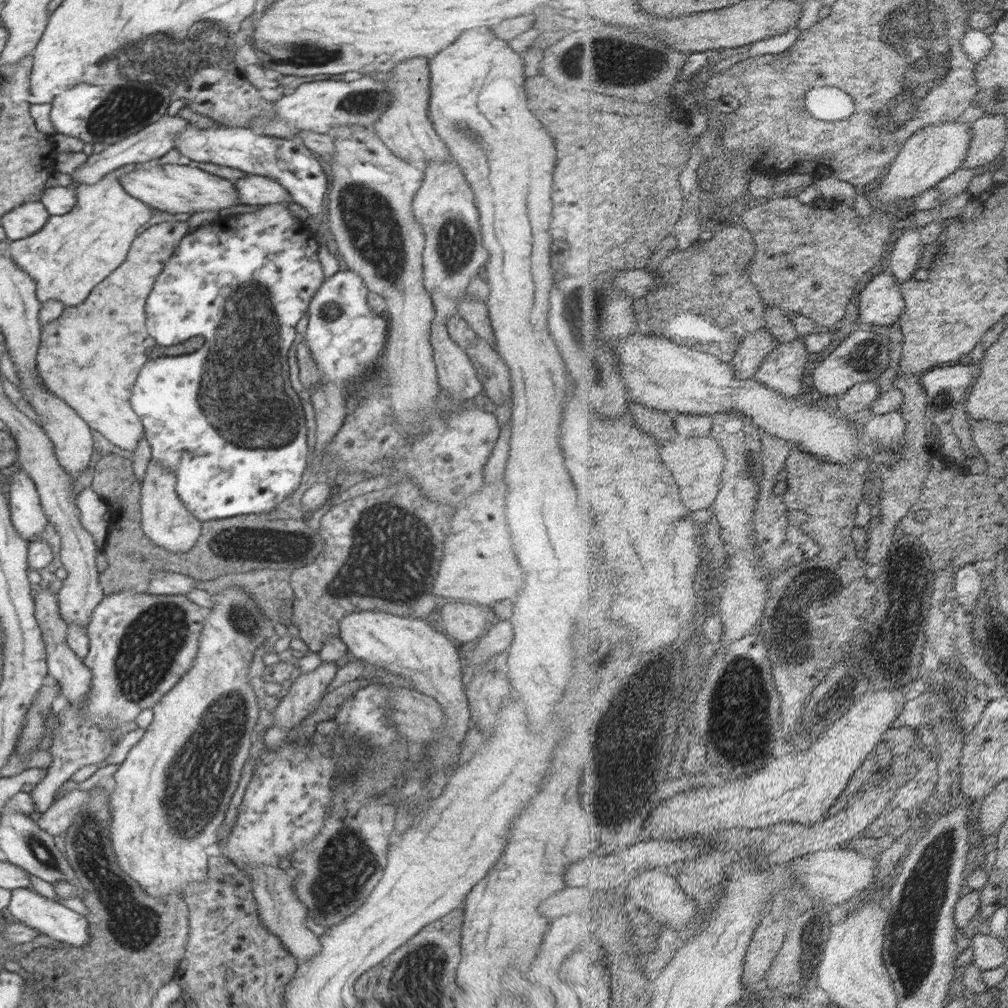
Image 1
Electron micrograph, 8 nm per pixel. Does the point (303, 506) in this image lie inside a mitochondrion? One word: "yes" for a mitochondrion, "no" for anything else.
no

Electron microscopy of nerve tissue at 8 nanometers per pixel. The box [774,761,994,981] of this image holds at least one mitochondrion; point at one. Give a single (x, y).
(911, 954)

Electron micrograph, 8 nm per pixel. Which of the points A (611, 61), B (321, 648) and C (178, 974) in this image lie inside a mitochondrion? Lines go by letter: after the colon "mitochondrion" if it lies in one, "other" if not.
A: other
B: other
C: other

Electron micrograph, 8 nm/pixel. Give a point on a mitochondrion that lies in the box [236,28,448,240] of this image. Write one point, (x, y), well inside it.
(302, 53)

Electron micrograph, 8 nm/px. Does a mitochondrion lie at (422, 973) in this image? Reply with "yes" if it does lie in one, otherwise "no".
yes

